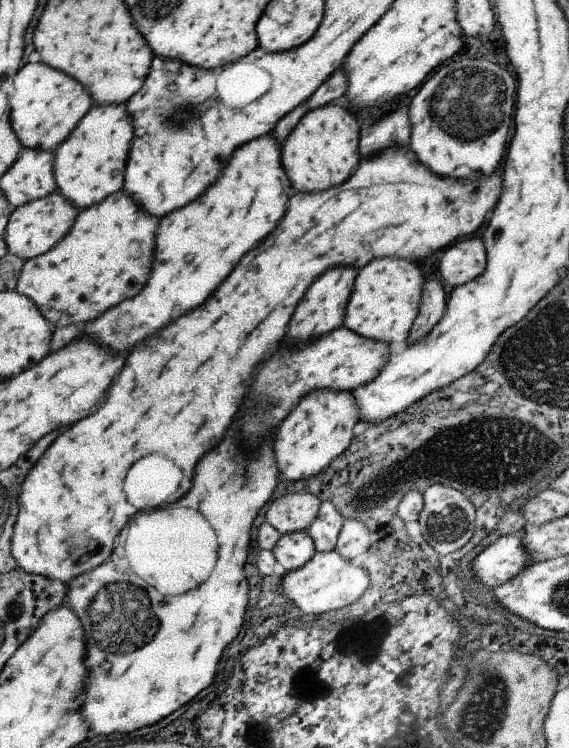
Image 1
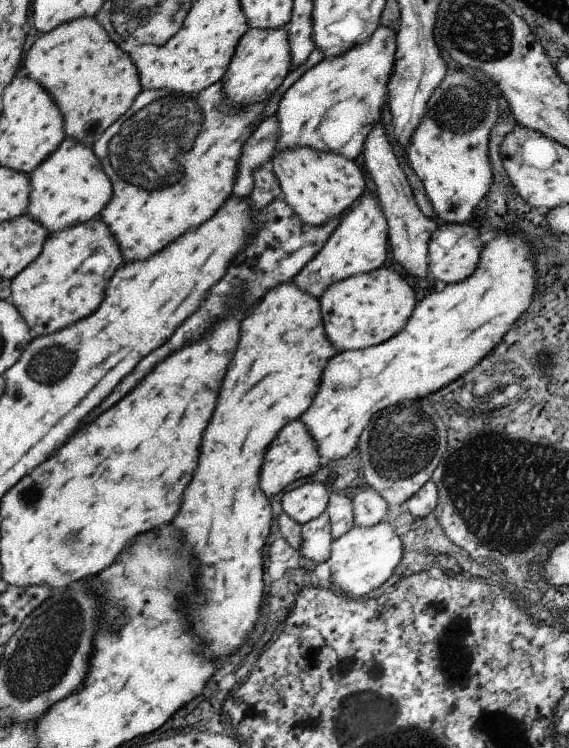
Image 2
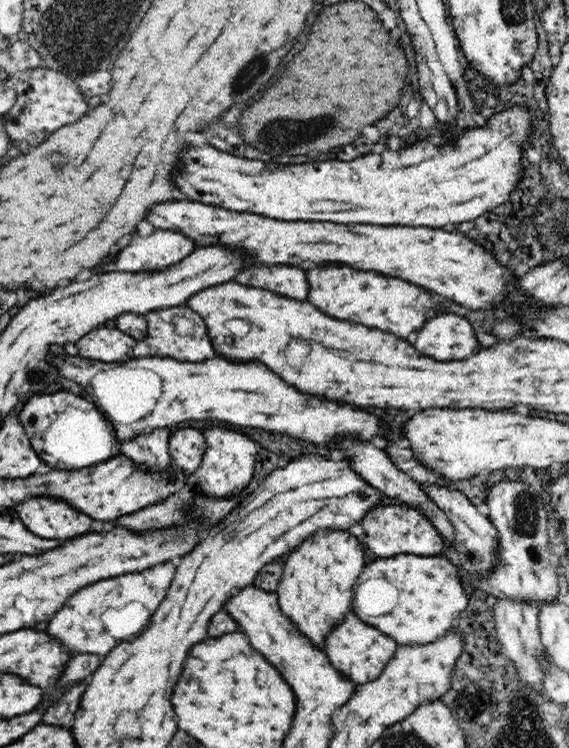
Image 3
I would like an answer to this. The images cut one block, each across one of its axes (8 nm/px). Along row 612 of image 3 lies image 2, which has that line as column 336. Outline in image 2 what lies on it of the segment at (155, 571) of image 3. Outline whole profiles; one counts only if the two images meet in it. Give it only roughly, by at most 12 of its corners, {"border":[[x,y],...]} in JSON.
{"border":[[397,30],[323,58],[279,100],[275,154],[331,152],[317,126],[335,102],[367,104],[333,154],[355,160],[387,106]]}

